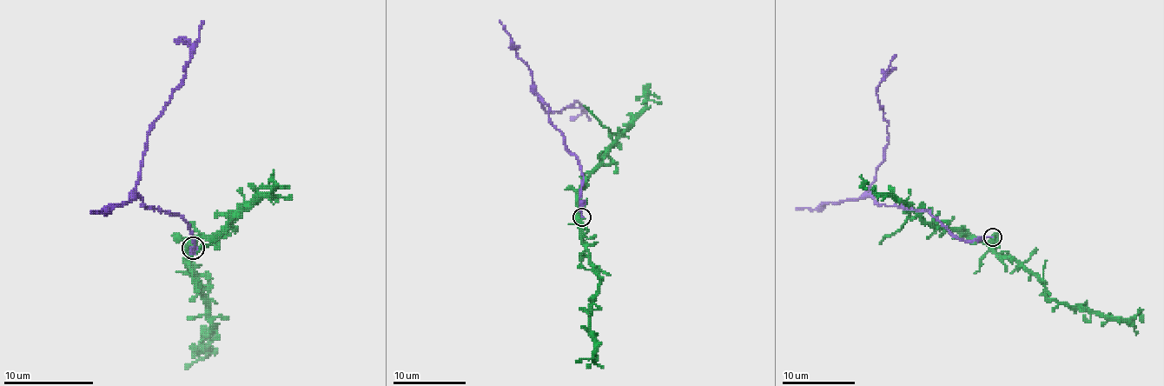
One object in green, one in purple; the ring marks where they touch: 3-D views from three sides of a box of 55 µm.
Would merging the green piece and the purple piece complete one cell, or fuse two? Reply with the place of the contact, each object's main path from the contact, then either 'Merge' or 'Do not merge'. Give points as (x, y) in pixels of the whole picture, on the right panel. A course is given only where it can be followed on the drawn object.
Place: (993, 237). Course of green: (992, 236), (995, 251), (1020, 260), (1035, 276), (1050, 298), (1127, 318), (1134, 326), (1136, 335). Course of purple: (992, 236), (954, 236), (927, 209), (879, 203), (869, 189), (889, 136), (876, 89), (896, 55). Do not merge

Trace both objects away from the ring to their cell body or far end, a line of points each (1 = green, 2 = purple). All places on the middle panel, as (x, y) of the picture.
1: (583, 216), (578, 220), (588, 260), (599, 275), (599, 291), (590, 313), (594, 351), (590, 359), (576, 361)
2: (581, 216), (579, 160), (536, 93), (548, 113), (558, 113), (576, 100), (590, 120)

